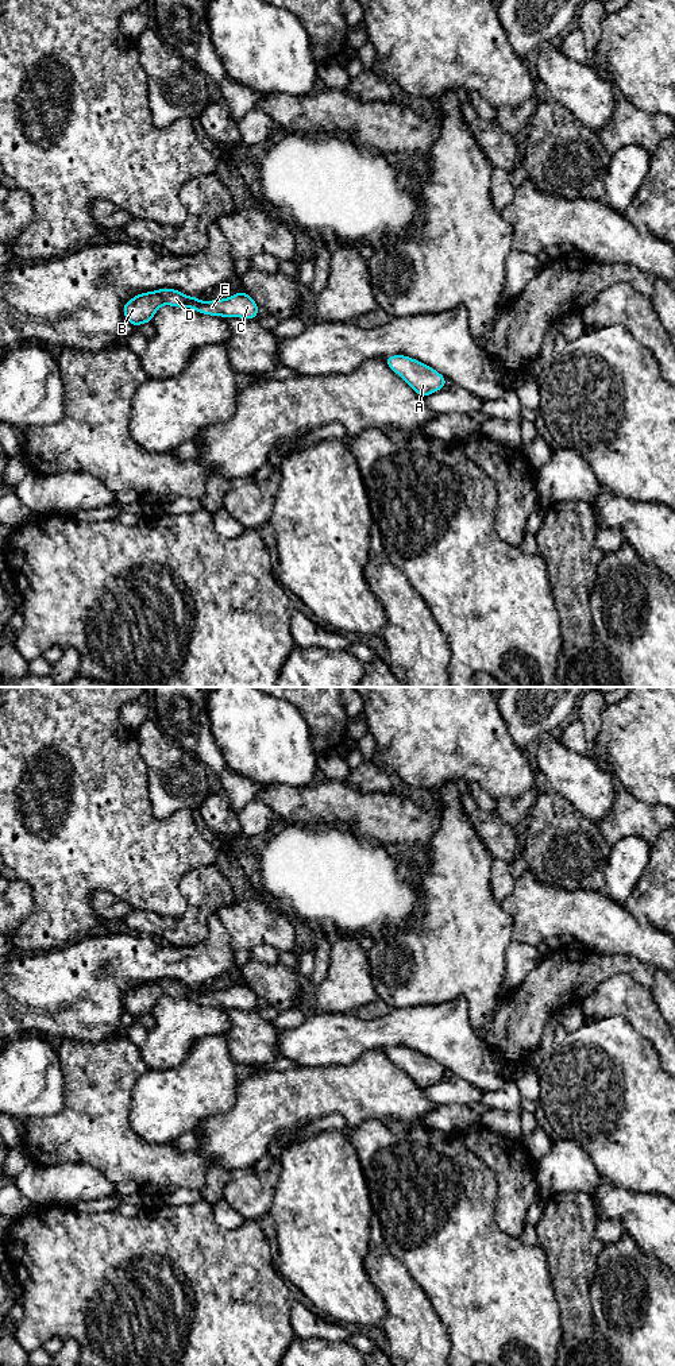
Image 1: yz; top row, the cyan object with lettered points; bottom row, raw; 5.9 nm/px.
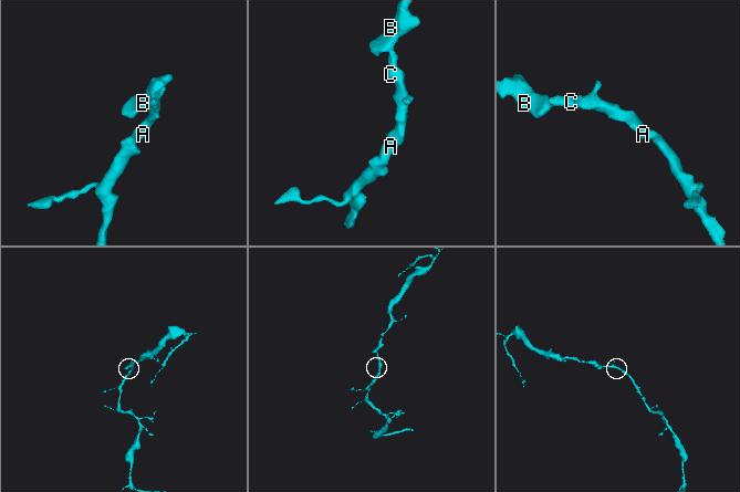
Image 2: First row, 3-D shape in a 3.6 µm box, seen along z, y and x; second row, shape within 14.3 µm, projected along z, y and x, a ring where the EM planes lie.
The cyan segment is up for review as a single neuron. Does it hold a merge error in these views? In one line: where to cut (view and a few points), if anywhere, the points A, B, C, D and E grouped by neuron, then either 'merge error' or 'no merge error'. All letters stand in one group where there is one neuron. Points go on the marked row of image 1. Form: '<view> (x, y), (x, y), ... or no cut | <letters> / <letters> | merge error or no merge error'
no cut | A B C D E | no merge error

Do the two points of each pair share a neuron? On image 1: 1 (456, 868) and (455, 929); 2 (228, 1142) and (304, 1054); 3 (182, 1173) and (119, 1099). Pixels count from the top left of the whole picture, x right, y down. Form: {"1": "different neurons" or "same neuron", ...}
{"1": "same neuron", "2": "different neurons", "3": "same neuron"}

